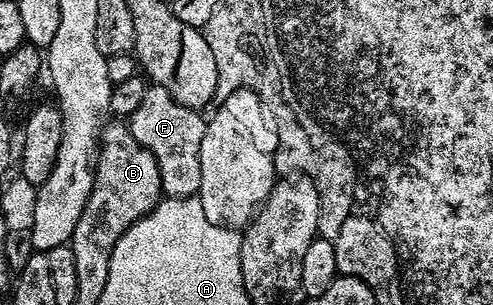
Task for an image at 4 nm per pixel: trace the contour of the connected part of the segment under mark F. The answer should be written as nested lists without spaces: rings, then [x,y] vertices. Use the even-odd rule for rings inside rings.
[[[154,84],[147,87],[144,94],[144,102],[128,117],[128,127],[132,138],[140,142],[140,146],[147,148],[156,158],[158,169],[160,170],[160,182],[162,191],[167,197],[182,200],[185,196],[197,196],[200,190],[200,142],[204,142],[206,133],[206,120],[203,113],[197,108],[189,108],[183,104],[178,104],[170,91],[164,86]]]

